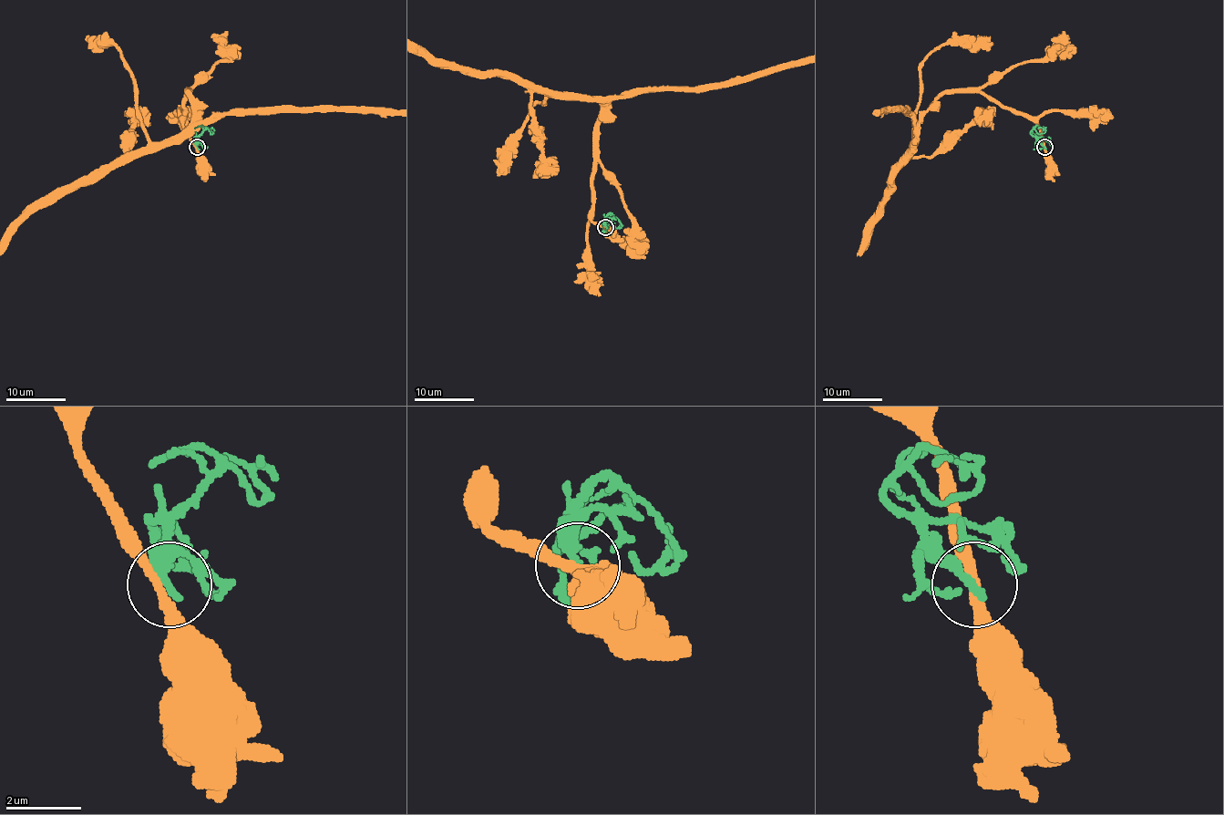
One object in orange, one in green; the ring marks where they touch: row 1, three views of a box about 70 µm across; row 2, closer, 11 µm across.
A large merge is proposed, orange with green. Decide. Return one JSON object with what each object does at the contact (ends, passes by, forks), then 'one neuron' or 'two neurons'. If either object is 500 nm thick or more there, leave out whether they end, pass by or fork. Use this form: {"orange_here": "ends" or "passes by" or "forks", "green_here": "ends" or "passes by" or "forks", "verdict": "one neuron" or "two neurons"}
{"orange_here": "passes by", "green_here": "ends", "verdict": "two neurons"}

